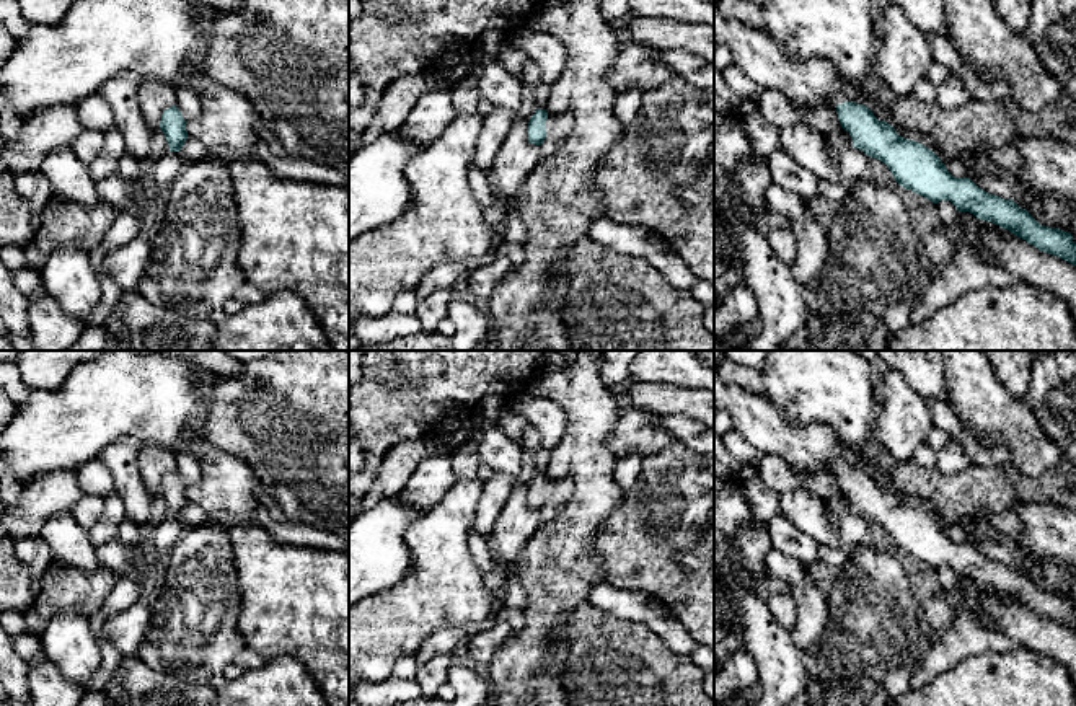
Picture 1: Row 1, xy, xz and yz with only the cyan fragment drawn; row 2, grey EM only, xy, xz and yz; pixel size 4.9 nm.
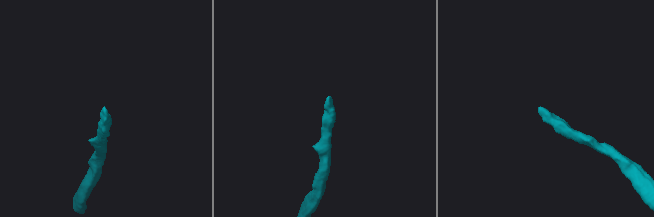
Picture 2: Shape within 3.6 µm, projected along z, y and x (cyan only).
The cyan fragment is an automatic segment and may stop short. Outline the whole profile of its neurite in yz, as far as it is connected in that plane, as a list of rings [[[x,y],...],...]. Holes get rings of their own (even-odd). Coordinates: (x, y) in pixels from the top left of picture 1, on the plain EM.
[[[836,458],[840,489],[849,497],[853,512],[889,532],[895,546],[931,567],[950,566],[957,576],[993,587],[1040,616],[1076,631],[1076,608],[1069,597],[1040,590],[1012,564],[1003,564],[978,553],[970,543],[952,541],[941,523],[919,507],[897,499],[884,481]]]

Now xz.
[[[536,474],[528,488],[528,507],[541,515],[541,522],[553,520],[562,509],[564,502],[572,492],[572,479],[562,476],[548,479],[546,474]]]

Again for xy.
[[[181,450],[176,455],[176,470],[165,474],[160,486],[170,517],[179,517],[187,504],[186,489],[202,479],[199,457]]]

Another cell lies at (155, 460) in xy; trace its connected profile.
[[[145,443],[137,460],[148,494],[160,494],[163,476],[176,470],[176,455],[160,443]]]

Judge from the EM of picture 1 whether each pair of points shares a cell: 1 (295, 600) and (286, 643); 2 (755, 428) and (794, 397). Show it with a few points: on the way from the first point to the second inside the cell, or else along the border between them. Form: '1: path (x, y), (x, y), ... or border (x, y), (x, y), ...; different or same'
1: path (286, 610), (286, 633); same
2: border (760, 393), (789, 423), (814, 423); different

